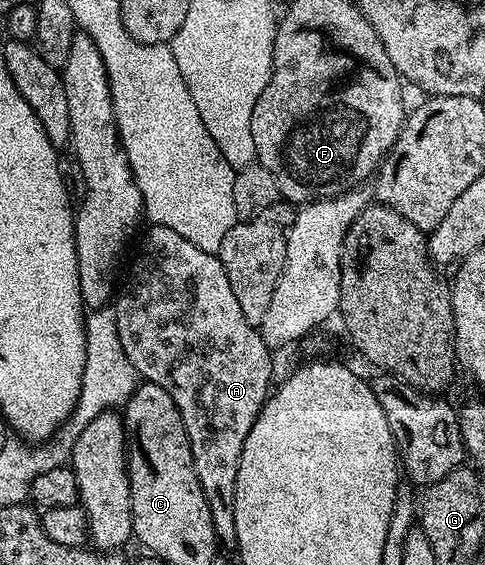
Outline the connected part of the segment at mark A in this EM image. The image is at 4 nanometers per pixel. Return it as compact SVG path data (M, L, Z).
M155 225L147 229L149 231L140 243L140 252L132 263L128 288L114 299L118 341L122 341L122 349L133 372L145 383L162 385L162 389L174 397L174 405L178 405L178 413L190 441L198 485L202 485L206 505L210 505L210 519L214 521L217 540L221 544L232 545L236 541L234 493L238 465L246 437L250 429L254 429L254 421L273 386L273 352L262 341L259 330L246 321L238 300L234 298L234 289L230 289L230 277L226 277L219 254L211 255L206 253L206 249L198 249L198 245L186 241L186 237L174 233L174 229Z

